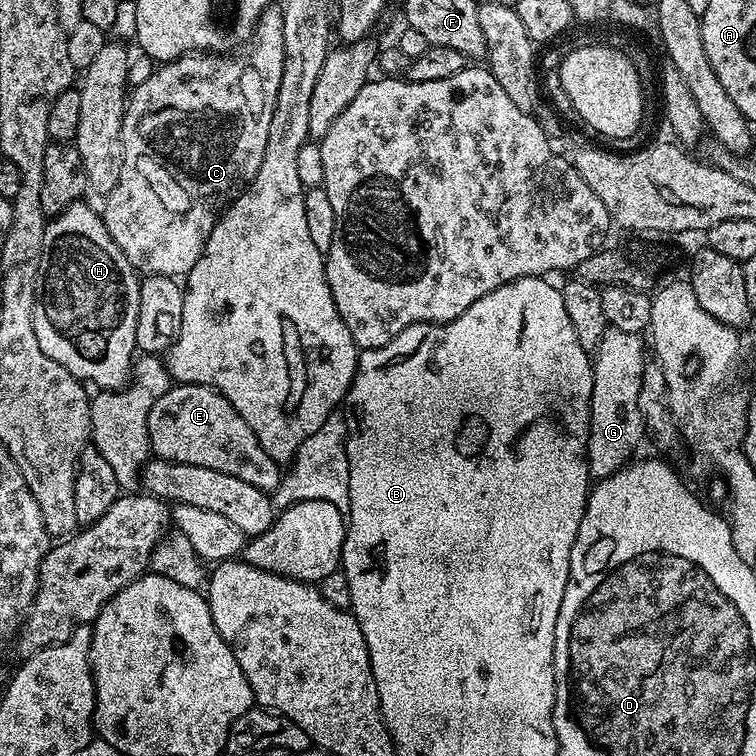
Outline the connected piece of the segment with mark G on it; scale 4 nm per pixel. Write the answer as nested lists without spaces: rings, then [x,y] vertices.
[[[608,330],[604,337],[601,338],[601,342],[598,348],[594,352],[594,359],[592,361],[592,377],[594,378],[594,386],[592,387],[592,417],[590,418],[590,430],[588,431],[588,471],[597,481],[606,479],[610,474],[619,472],[625,464],[629,463],[633,459],[636,447],[640,444],[640,439],[646,435],[646,427],[644,422],[644,415],[640,408],[640,394],[642,391],[642,385],[640,385],[640,375],[644,372],[644,348],[646,352],[646,344],[640,336],[634,334],[626,334],[625,332],[617,332],[615,330]]]

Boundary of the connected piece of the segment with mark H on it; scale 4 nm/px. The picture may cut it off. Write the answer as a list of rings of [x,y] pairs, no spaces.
[[[84,203],[72,204],[45,223],[42,258],[36,275],[34,334],[38,338],[38,346],[42,346],[42,354],[46,354],[46,358],[54,358],[54,362],[58,362],[58,366],[66,369],[71,376],[89,385],[97,384],[96,388],[100,390],[115,390],[129,379],[138,352],[136,327],[141,277],[126,254],[122,254],[118,242],[110,238],[103,215]]]

